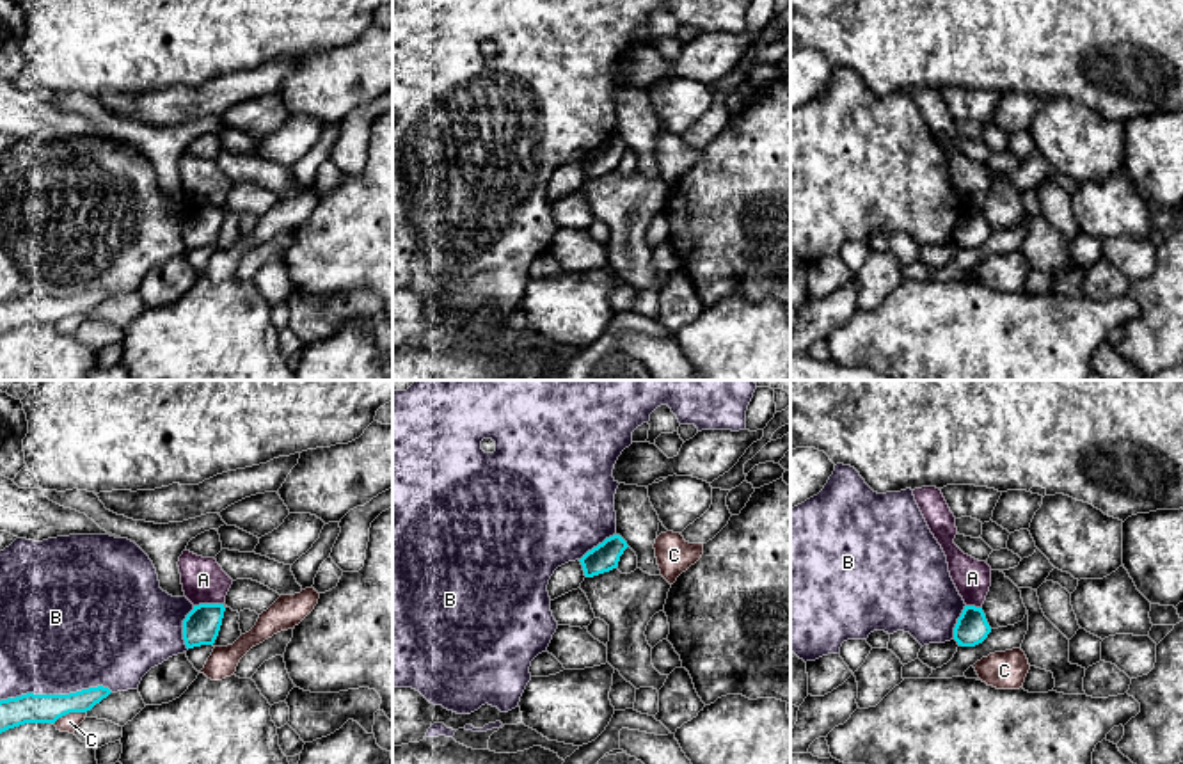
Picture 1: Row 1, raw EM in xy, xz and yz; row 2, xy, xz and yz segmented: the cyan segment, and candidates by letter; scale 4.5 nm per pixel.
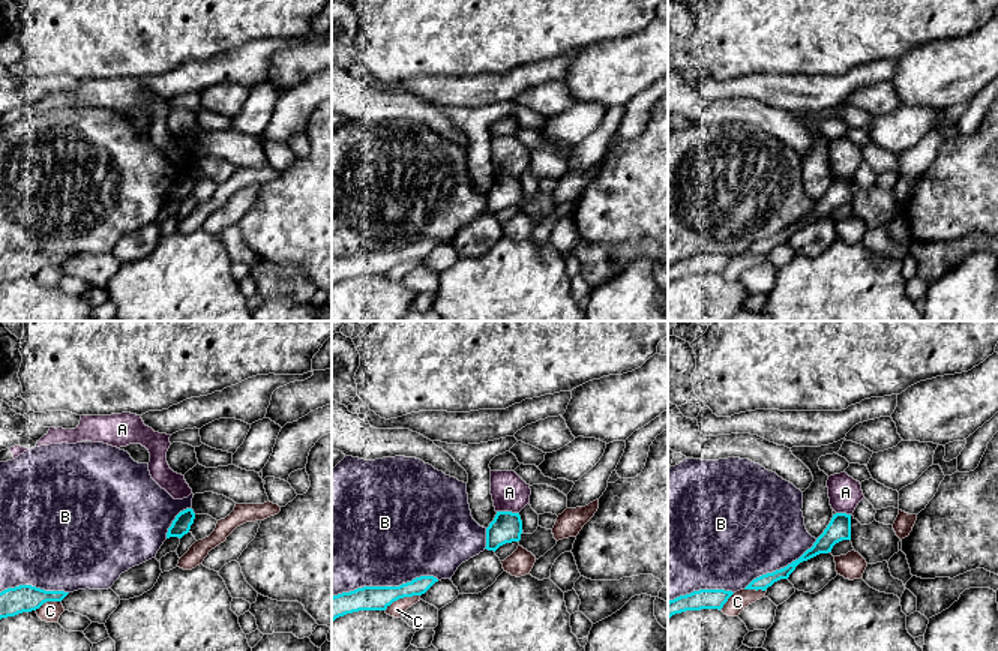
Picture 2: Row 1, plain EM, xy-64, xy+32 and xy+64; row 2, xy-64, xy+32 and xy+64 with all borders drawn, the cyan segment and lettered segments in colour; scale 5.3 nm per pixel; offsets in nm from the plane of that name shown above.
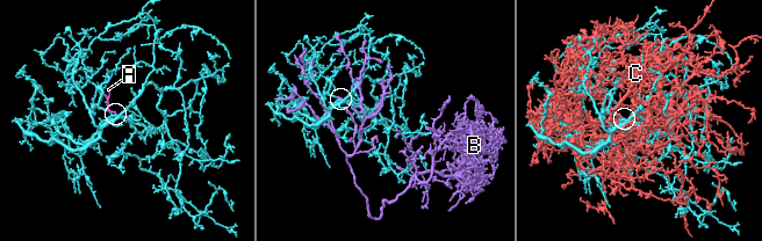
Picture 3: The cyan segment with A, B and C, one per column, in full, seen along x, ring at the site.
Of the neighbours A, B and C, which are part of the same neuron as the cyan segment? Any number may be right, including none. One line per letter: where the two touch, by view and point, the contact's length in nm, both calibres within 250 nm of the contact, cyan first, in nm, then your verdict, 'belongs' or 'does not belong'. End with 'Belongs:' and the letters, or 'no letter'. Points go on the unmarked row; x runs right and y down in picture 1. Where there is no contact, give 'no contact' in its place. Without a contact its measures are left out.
A: contact xy (208, 206); length 140 nm; calibres 160 and 200 nm; does not belong
B: contact xy (55, 297); length 500 nm; calibres 130 and 500 nm; does not belong
C: contact xy (70, 313); length 160 nm; calibres 130 and 80 nm; does not belong
Belongs: no letter

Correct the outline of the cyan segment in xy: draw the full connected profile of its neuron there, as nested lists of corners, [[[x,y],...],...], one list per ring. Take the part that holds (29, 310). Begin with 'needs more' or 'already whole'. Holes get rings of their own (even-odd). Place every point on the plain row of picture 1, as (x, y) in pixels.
already whole; [[[98,288],[69,297],[34,297],[0,302],[0,336],[25,325],[55,325],[69,314],[87,314],[112,293]]]

